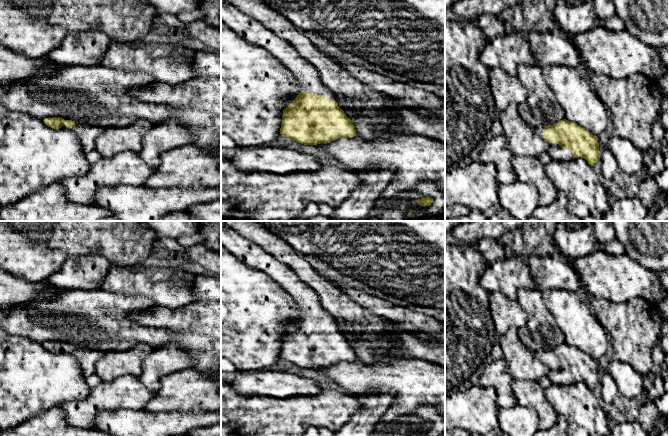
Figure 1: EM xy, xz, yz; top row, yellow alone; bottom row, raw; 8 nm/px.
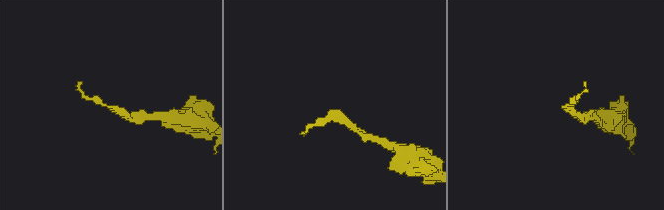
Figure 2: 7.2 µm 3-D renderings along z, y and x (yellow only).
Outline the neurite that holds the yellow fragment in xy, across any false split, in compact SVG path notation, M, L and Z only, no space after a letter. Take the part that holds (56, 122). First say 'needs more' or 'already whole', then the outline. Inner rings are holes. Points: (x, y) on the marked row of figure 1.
needs more | M61 117L45 118L43 121L48 127L54 129L66 128L74 131L81 140L84 152L90 152L95 149L96 138L104 131L104 126L101 124L79 123Z

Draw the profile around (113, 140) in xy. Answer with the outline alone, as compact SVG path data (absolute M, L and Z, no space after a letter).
M138 119L125 127L104 126L104 131L96 138L95 150L102 156L110 158L124 151L140 153L142 141L153 124L146 119Z

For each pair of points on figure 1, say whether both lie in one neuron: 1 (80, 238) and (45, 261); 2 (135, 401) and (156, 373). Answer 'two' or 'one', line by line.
1: one
2: two

